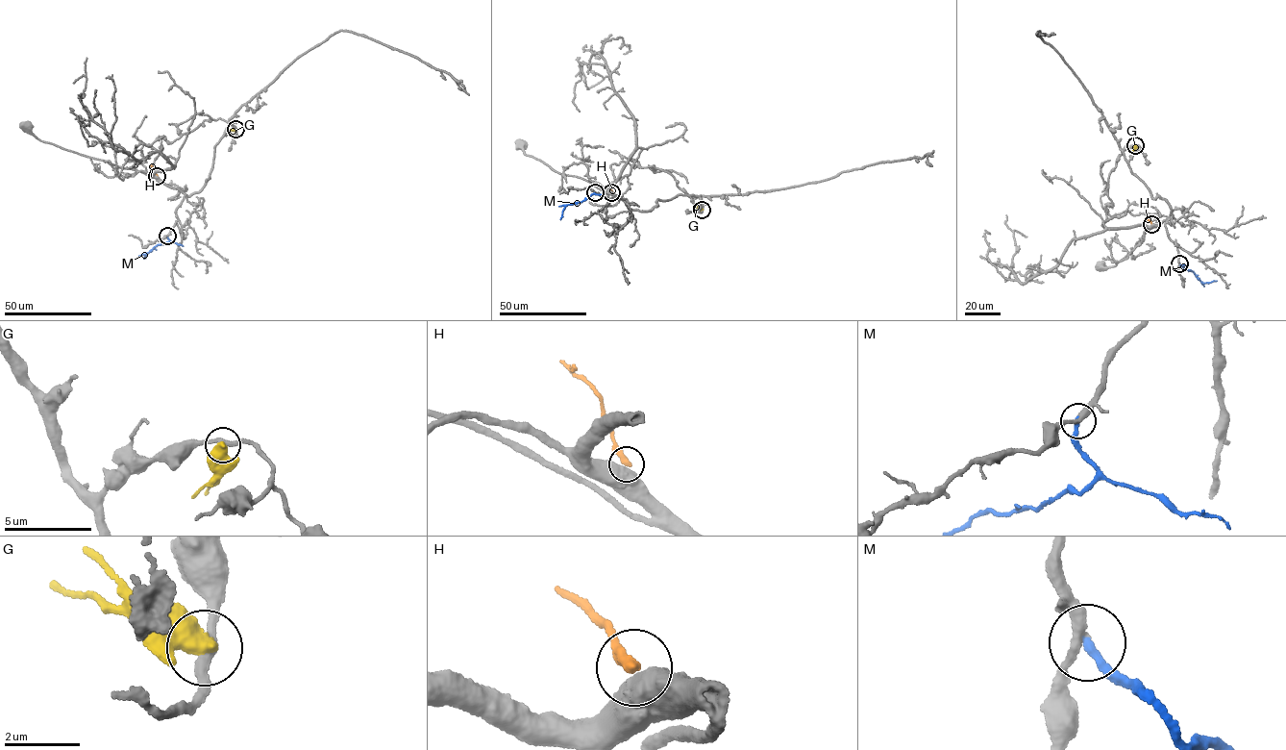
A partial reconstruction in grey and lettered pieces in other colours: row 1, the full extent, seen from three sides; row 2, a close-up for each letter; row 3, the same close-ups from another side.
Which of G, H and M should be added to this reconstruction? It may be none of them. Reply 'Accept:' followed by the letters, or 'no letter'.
Accept: M

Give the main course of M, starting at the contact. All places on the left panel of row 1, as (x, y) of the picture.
M: (167, 236), (169, 241), (154, 246), (143, 259)

